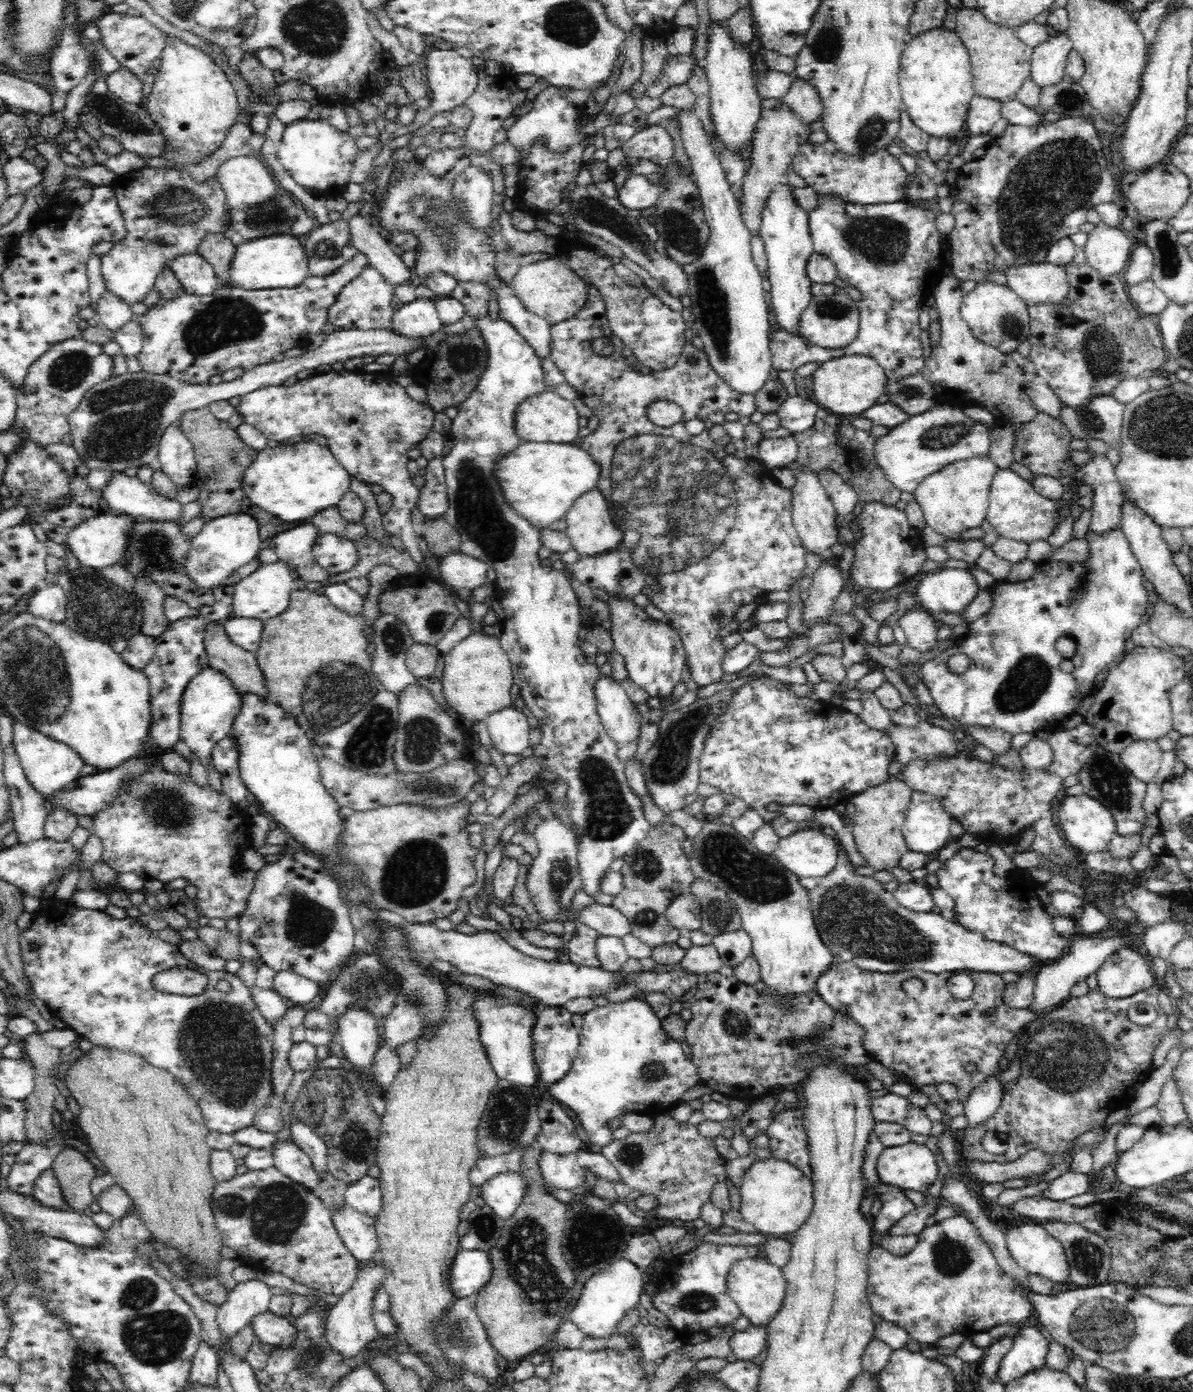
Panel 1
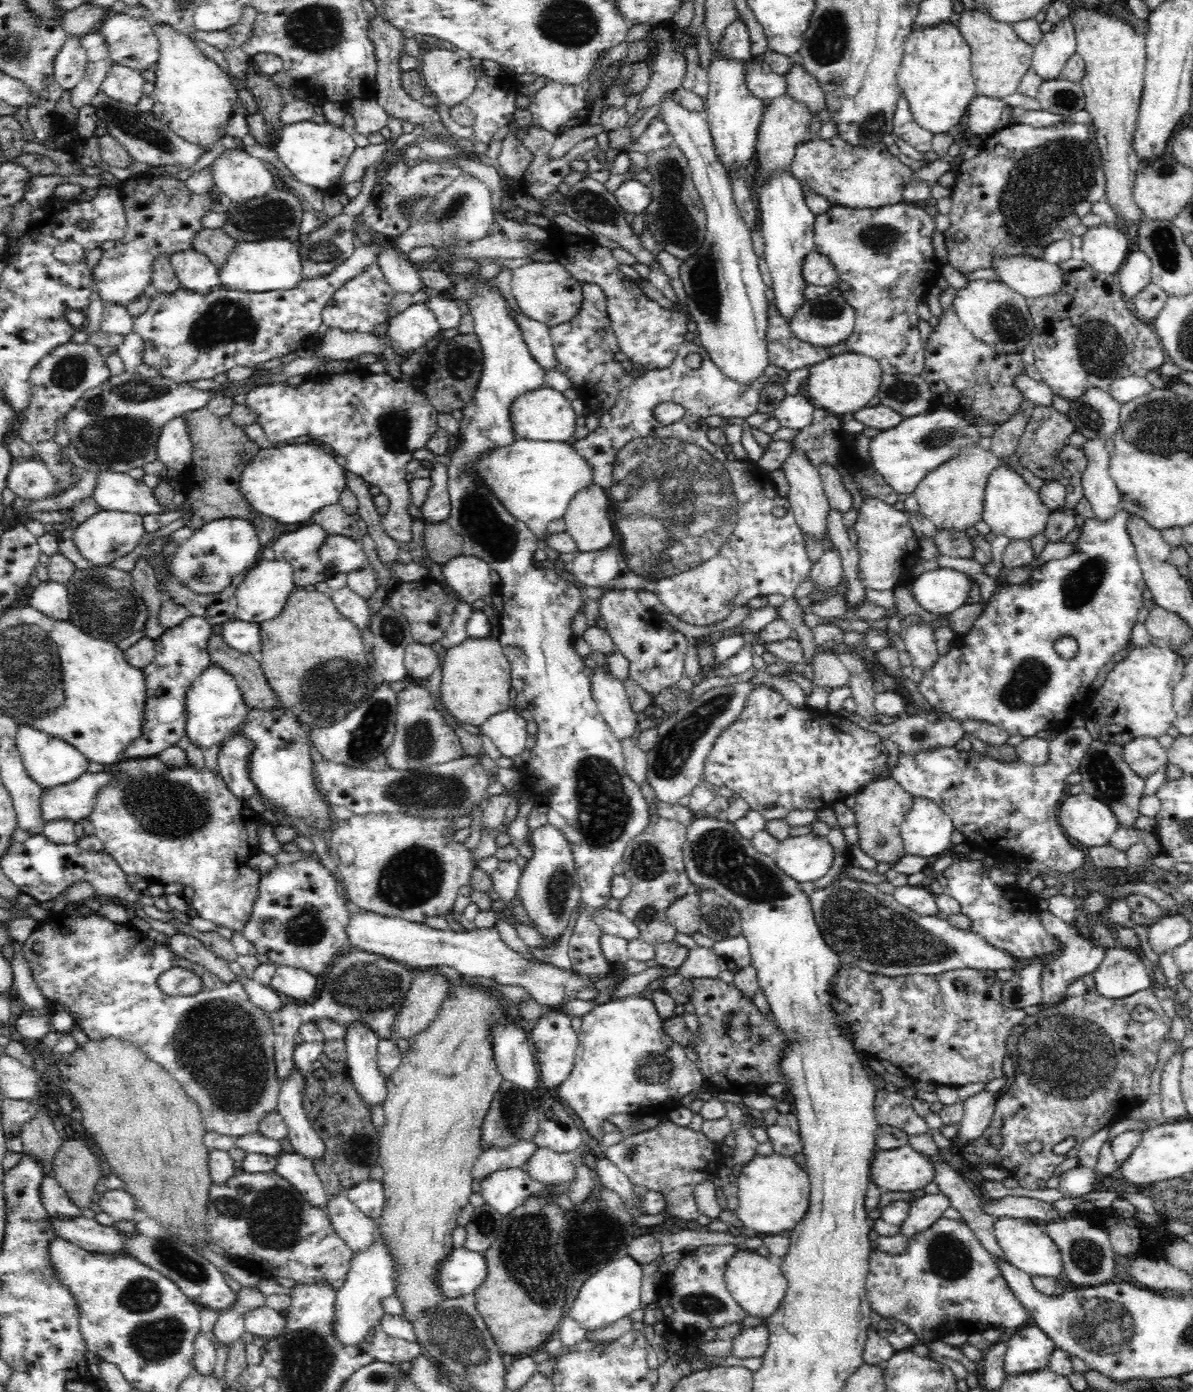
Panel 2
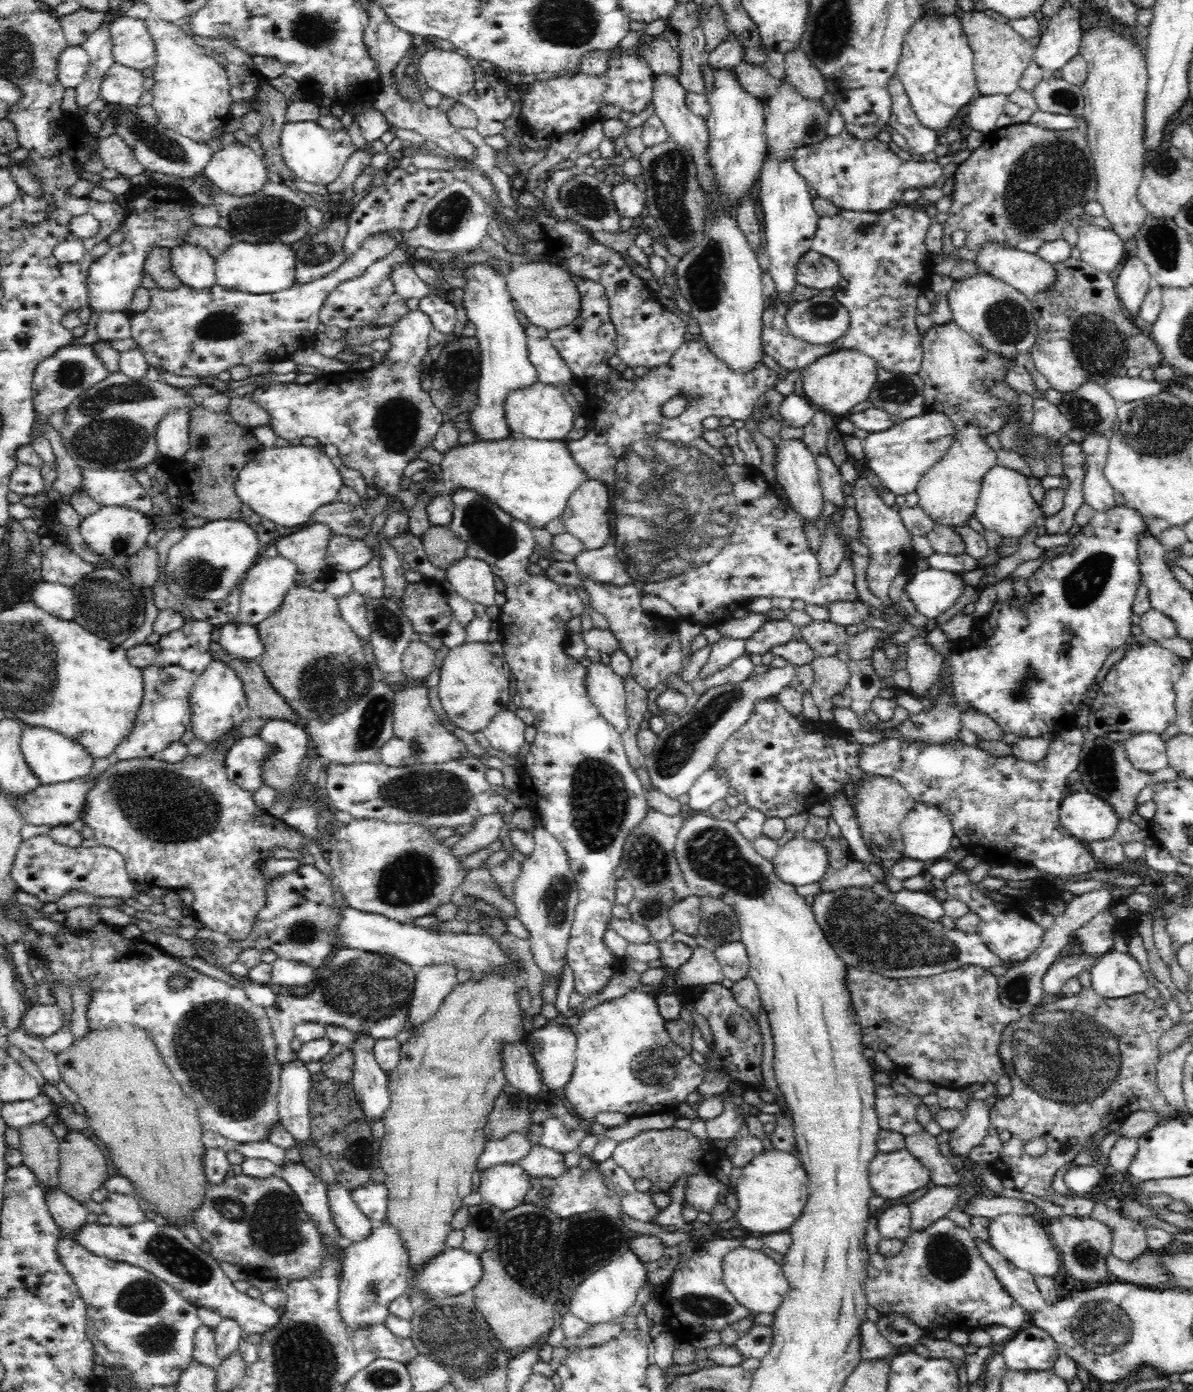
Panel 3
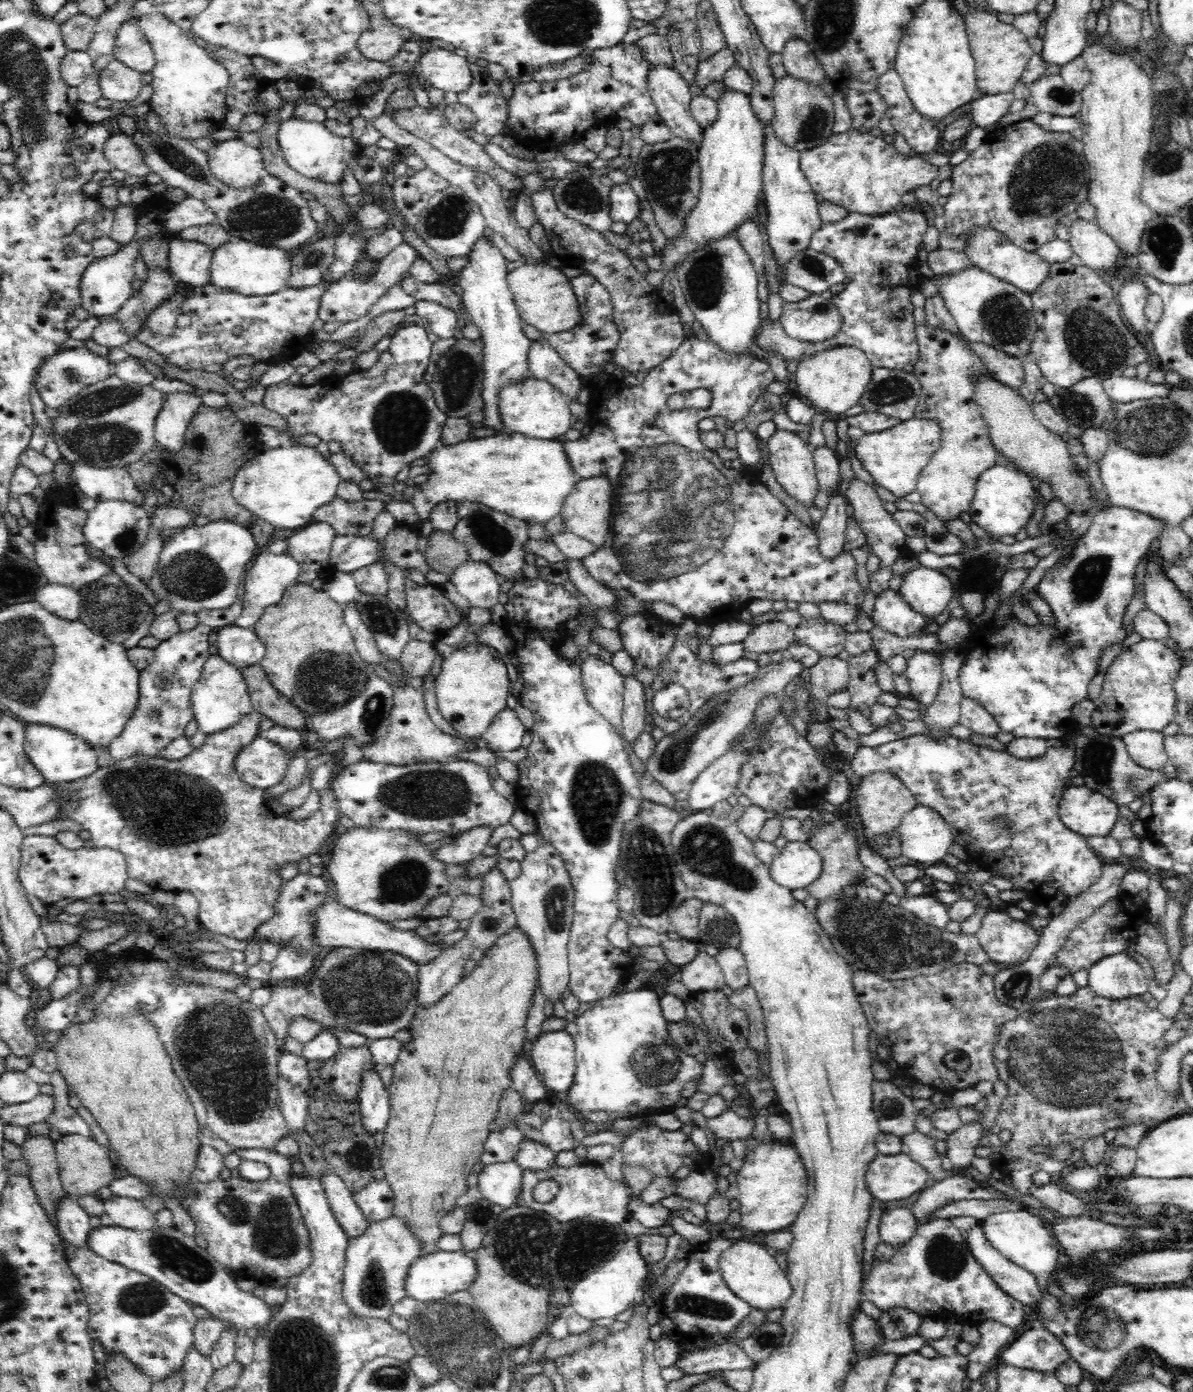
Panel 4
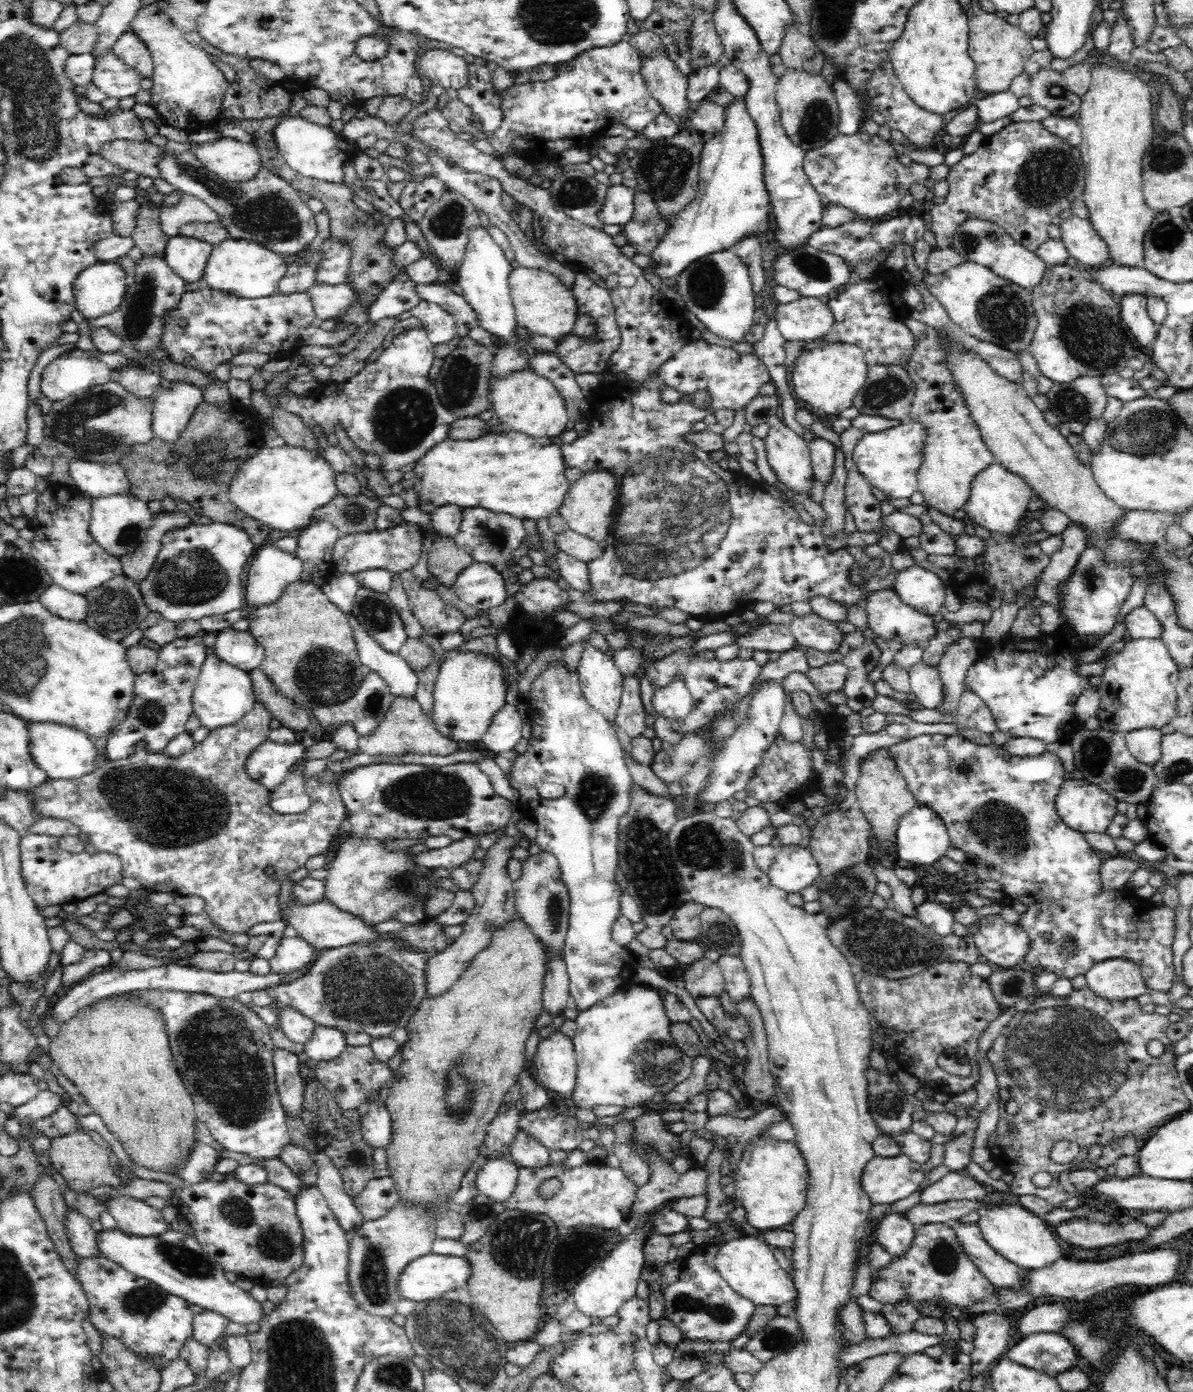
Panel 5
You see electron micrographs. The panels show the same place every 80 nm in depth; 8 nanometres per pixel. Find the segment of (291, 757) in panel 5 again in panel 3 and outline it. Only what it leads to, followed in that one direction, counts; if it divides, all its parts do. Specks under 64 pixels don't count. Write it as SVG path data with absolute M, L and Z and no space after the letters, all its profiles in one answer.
M257 735L240 737L224 756L226 777L240 789L258 791L264 785L261 768L270 754L270 745L266 745Z

